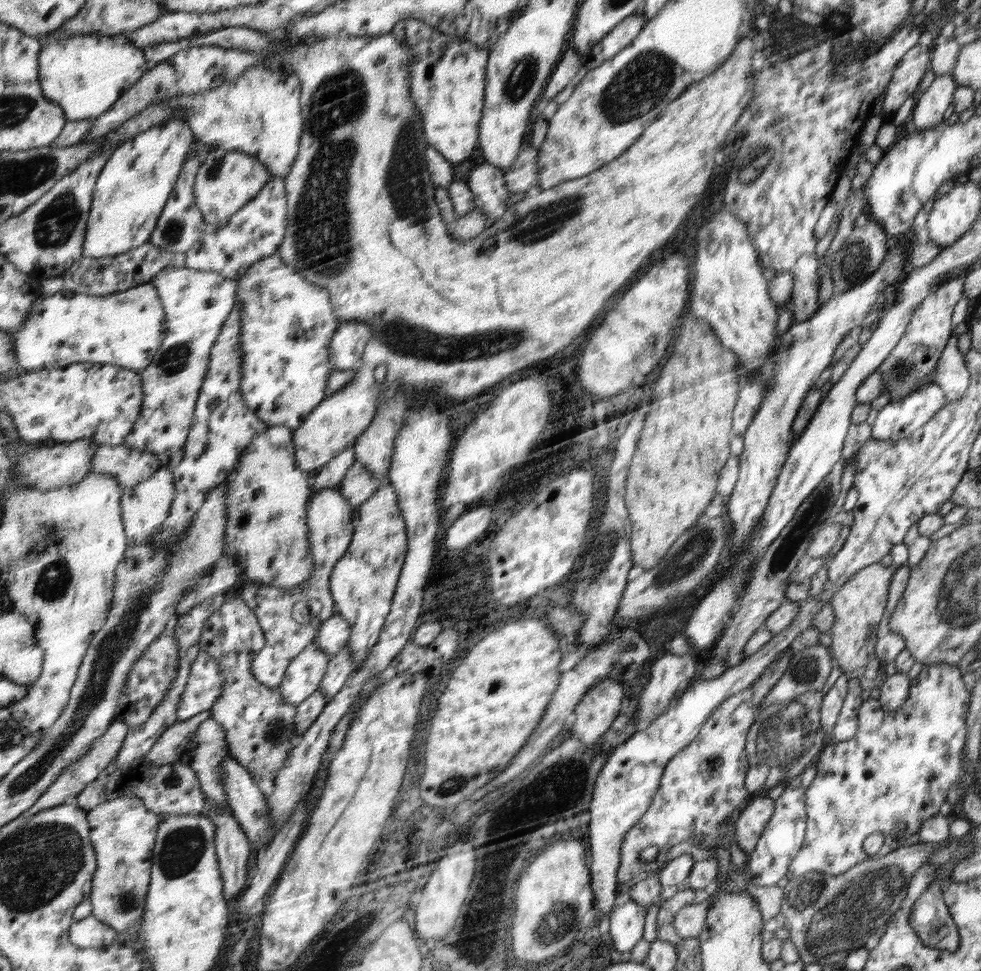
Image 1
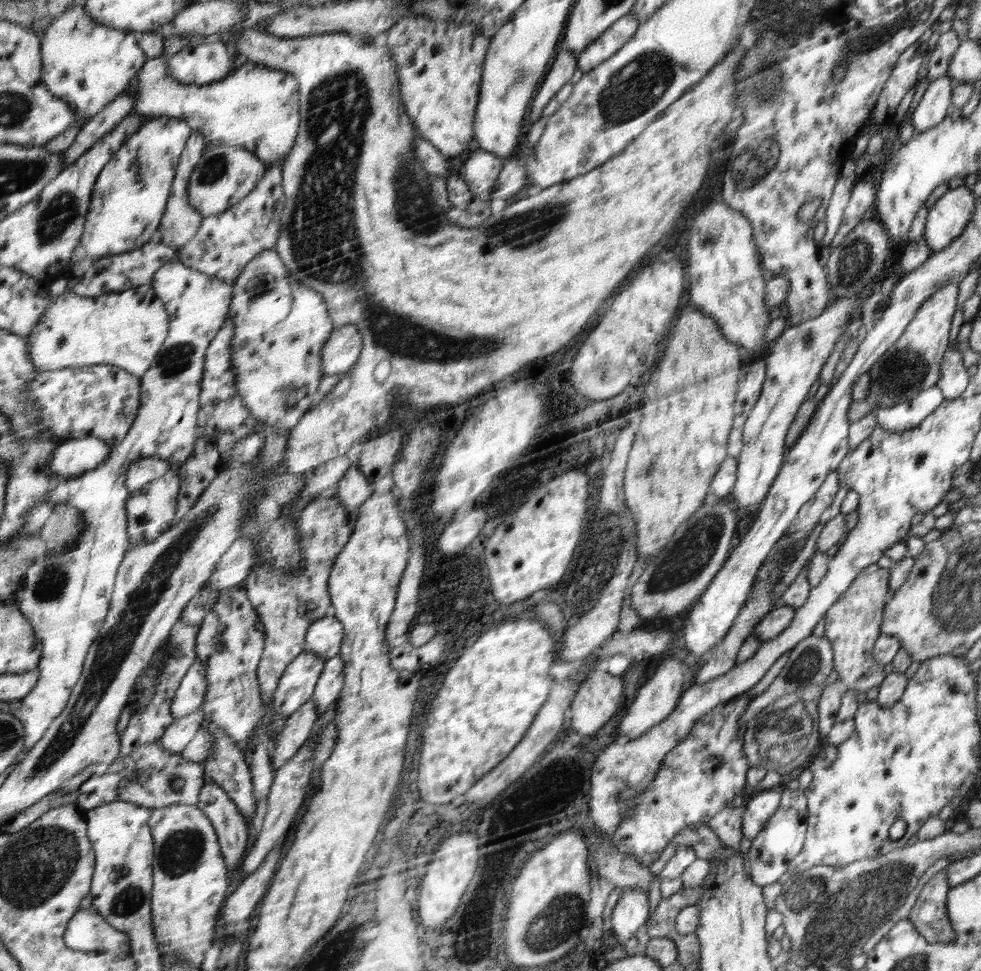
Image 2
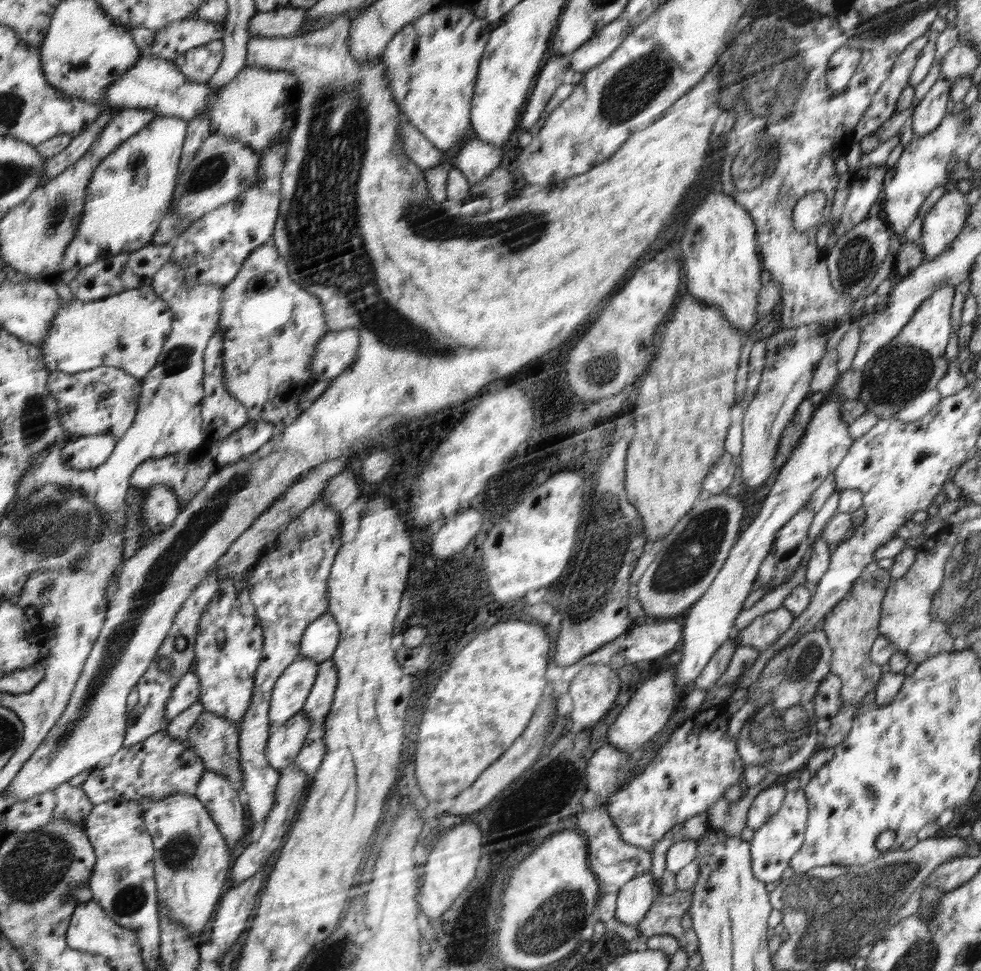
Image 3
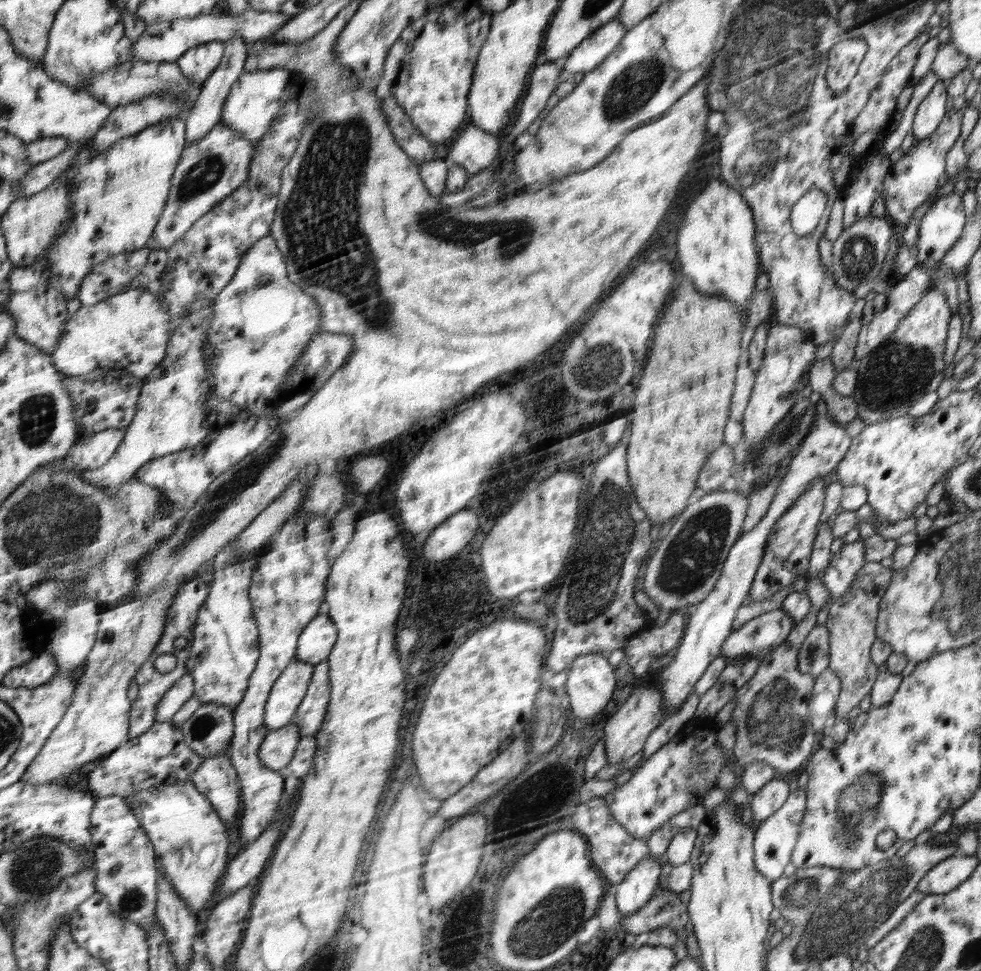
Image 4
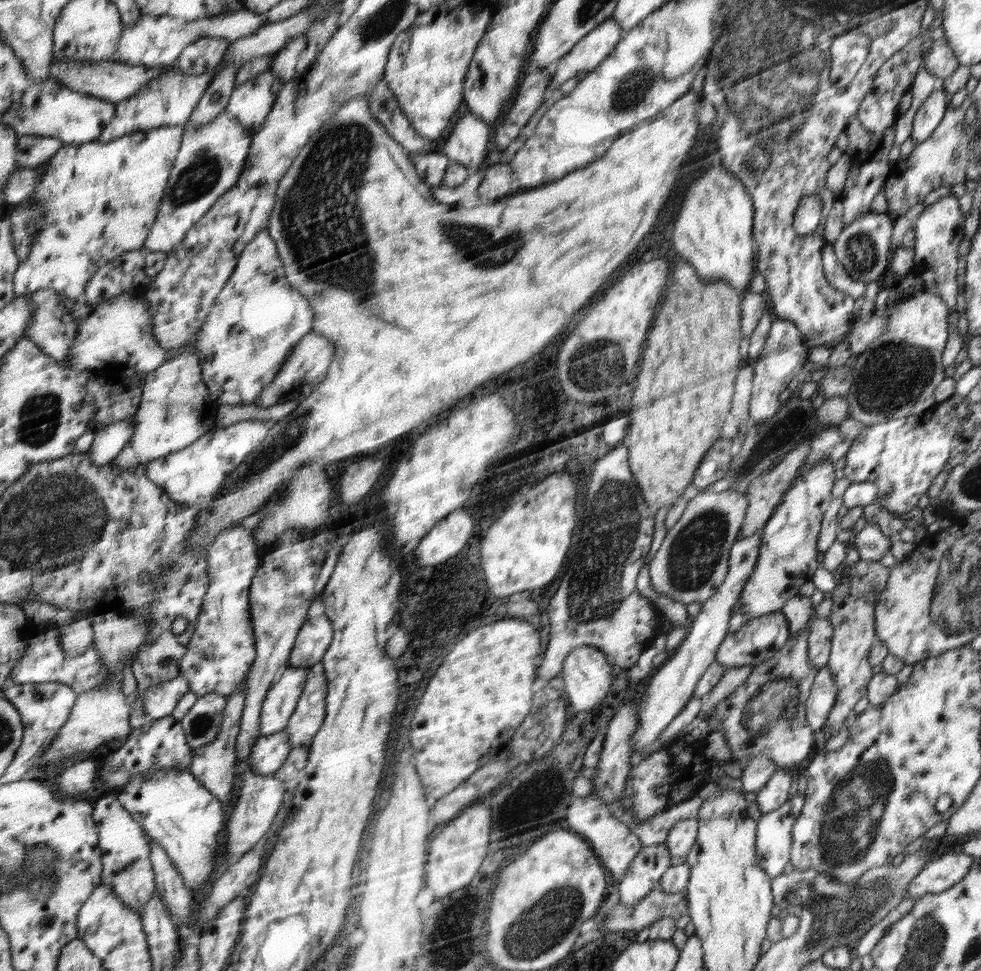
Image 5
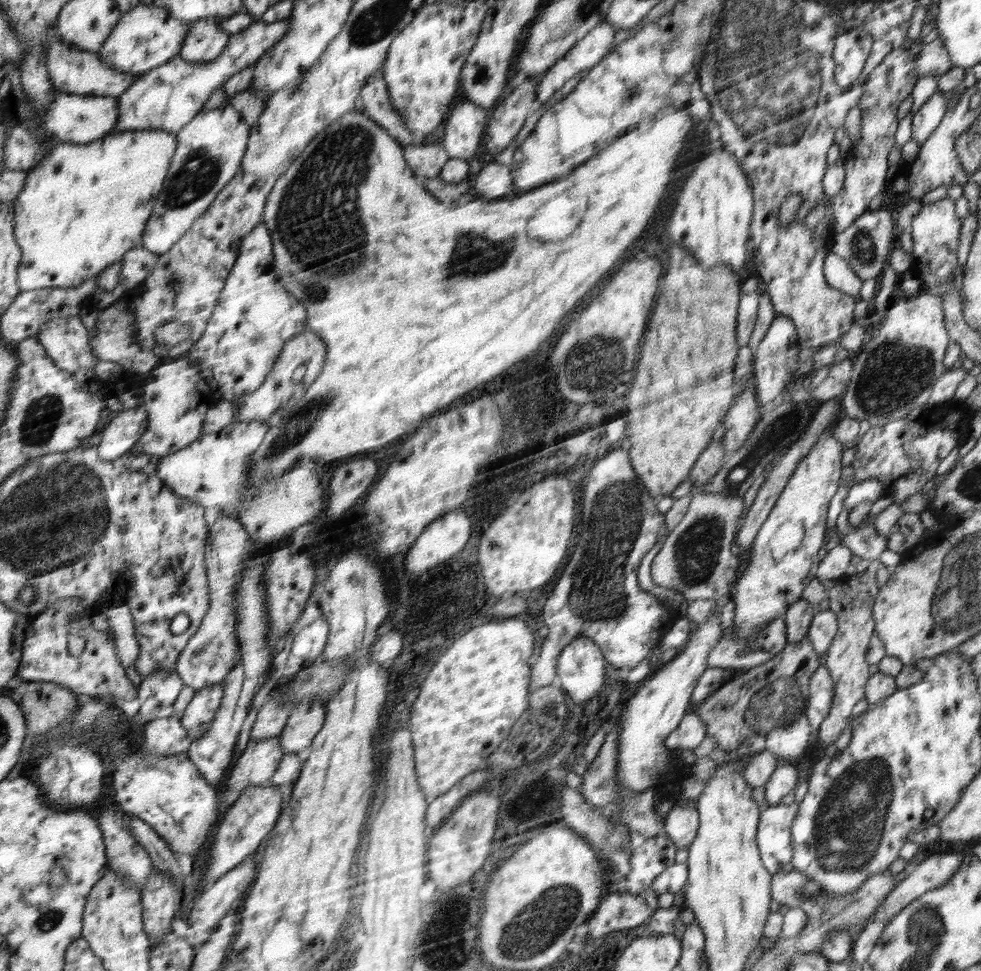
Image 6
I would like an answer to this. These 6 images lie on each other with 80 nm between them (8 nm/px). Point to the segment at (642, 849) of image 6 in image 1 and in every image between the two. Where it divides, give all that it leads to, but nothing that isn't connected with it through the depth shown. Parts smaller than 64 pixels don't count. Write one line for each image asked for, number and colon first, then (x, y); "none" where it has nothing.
1: (627, 922)
2: (633, 909)
3: (635, 898)
4: (641, 883)
5: (643, 875)

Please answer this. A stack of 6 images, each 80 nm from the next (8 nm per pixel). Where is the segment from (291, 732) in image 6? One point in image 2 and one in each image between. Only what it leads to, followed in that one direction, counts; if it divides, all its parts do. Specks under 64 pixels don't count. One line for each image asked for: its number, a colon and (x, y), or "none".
2: (329, 688)
3: (319, 702)
4: (312, 712)
5: (308, 717)

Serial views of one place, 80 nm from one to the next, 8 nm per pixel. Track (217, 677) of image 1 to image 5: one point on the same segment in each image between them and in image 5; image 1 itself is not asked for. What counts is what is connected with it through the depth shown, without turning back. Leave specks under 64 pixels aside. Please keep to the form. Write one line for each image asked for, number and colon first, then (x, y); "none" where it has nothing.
2: (191, 695)
3: (187, 692)
4: (181, 691)
5: (160, 701)

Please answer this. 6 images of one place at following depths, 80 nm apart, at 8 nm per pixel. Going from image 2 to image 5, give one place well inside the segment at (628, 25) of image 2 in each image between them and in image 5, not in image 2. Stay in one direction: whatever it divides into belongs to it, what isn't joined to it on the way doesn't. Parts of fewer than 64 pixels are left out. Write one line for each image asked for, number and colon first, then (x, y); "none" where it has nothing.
3: (605, 43)
4: (598, 46)
5: (591, 51)

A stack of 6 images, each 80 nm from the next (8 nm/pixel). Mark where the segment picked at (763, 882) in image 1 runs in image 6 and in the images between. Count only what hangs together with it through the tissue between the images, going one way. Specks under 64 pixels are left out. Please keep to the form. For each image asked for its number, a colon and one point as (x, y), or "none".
2: (782, 838)
3: (776, 842)
4: (775, 838)
5: (774, 840)
6: (774, 842)

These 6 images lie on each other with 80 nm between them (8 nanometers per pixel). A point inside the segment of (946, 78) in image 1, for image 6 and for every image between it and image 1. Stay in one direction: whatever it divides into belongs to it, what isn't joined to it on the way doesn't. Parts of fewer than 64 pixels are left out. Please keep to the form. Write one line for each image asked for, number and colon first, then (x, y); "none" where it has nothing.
2: (932, 109)
3: (928, 113)
4: (931, 110)
5: (928, 116)
6: (925, 120)

